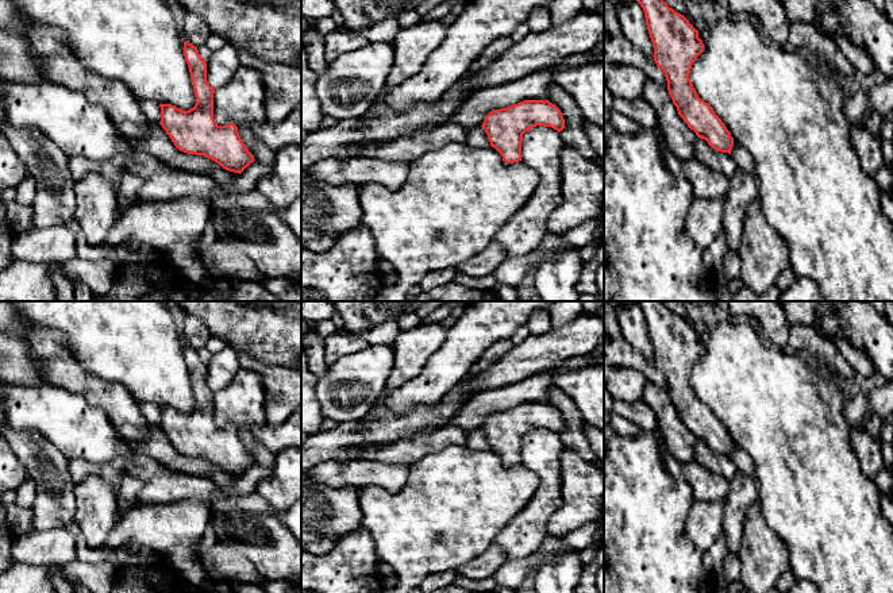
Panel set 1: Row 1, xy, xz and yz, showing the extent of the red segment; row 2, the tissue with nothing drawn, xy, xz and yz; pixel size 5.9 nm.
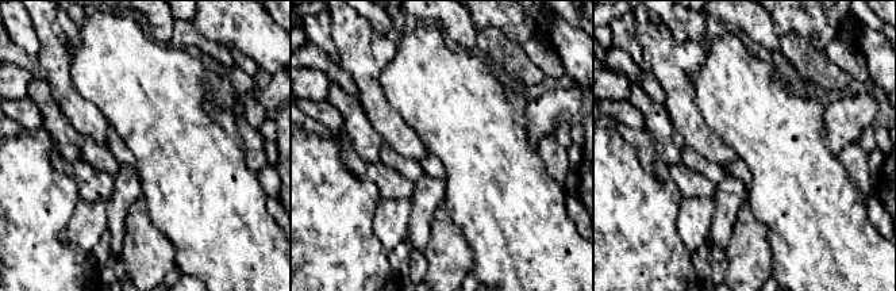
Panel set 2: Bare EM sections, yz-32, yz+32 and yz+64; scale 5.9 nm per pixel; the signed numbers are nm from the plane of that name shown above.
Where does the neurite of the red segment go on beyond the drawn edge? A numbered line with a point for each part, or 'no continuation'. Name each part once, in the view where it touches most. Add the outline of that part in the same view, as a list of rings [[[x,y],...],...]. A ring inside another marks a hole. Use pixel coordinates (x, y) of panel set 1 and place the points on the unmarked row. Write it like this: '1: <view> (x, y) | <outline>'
no continuation

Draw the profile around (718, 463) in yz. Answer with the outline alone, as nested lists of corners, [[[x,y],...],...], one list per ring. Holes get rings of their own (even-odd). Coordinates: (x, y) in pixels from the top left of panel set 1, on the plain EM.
[[[698,440],[696,446],[694,461],[727,480],[734,478],[738,471],[731,457],[712,451],[708,444],[701,440]]]

